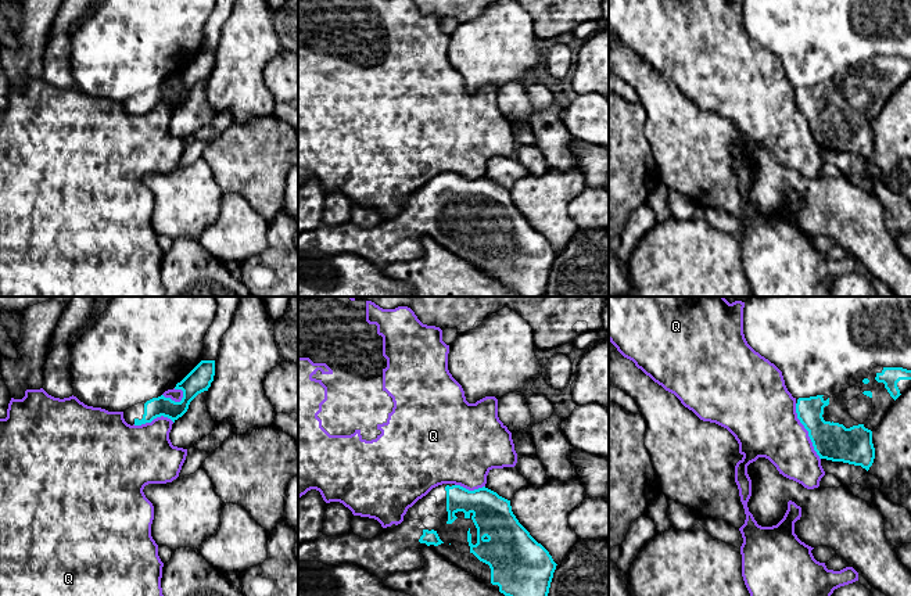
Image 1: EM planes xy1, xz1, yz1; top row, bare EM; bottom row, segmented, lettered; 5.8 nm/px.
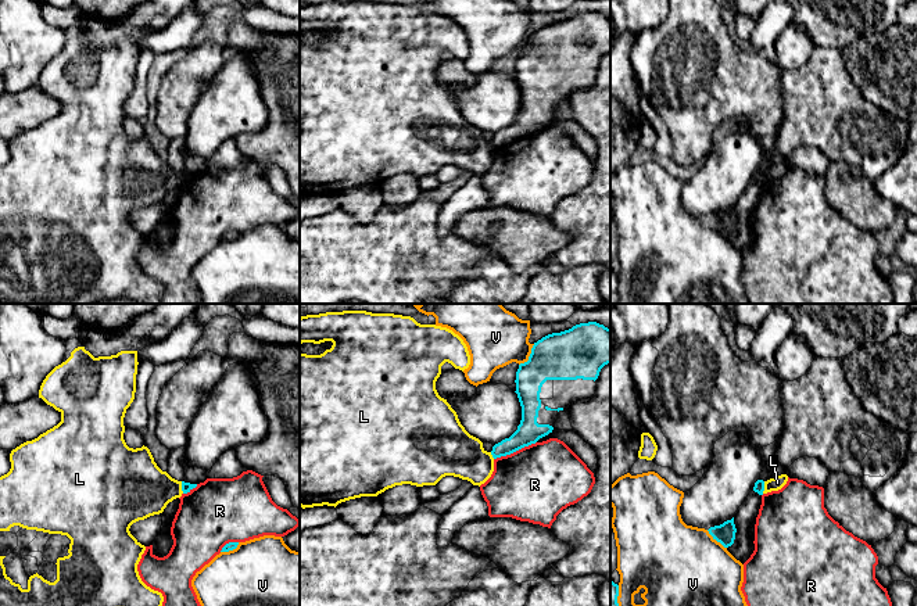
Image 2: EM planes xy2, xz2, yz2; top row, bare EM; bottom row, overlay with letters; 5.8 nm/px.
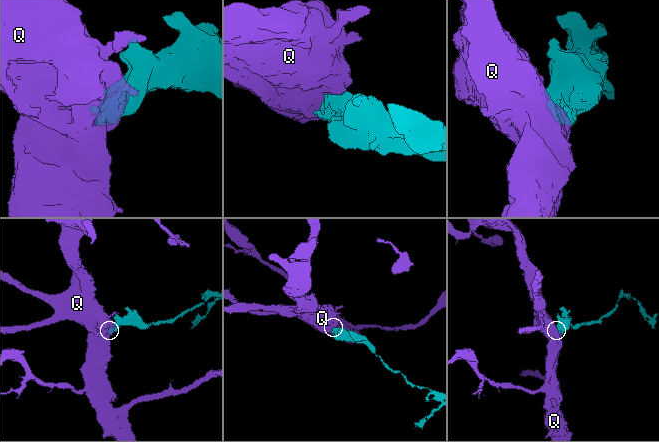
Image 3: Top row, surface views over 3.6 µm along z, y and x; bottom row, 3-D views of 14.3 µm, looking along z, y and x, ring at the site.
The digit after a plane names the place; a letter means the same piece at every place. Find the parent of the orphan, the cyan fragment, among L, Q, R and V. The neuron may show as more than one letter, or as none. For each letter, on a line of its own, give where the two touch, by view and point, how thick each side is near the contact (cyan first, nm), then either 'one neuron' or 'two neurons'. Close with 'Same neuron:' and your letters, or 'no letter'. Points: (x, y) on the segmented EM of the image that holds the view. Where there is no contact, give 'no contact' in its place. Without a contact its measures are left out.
L: xy2 (182, 487) | 60/340 nm | two neurons
Q: yz1 (807, 430) | 220/380 nm | two neurons
R: xz2 (515, 451) | 150/440 nm | two neurons
V: xz2 (529, 357) | 280/340 nm | two neurons
Same neuron: no letter

